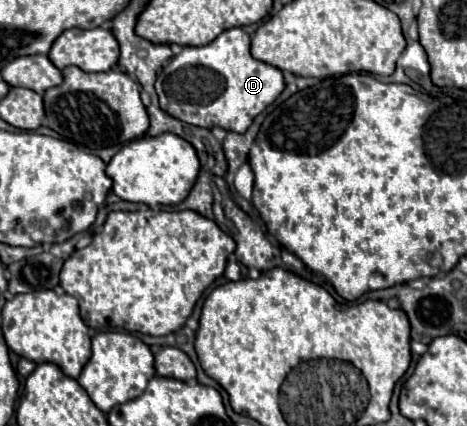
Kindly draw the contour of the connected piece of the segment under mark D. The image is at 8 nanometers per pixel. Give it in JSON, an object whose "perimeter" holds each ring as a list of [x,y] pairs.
{"perimeter":[[[242,29],[222,31],[212,43],[202,47],[184,47],[156,81],[160,107],[166,113],[196,127],[222,127],[234,133],[246,133],[254,117],[272,105],[284,87],[278,67],[252,57],[250,37]]]}

